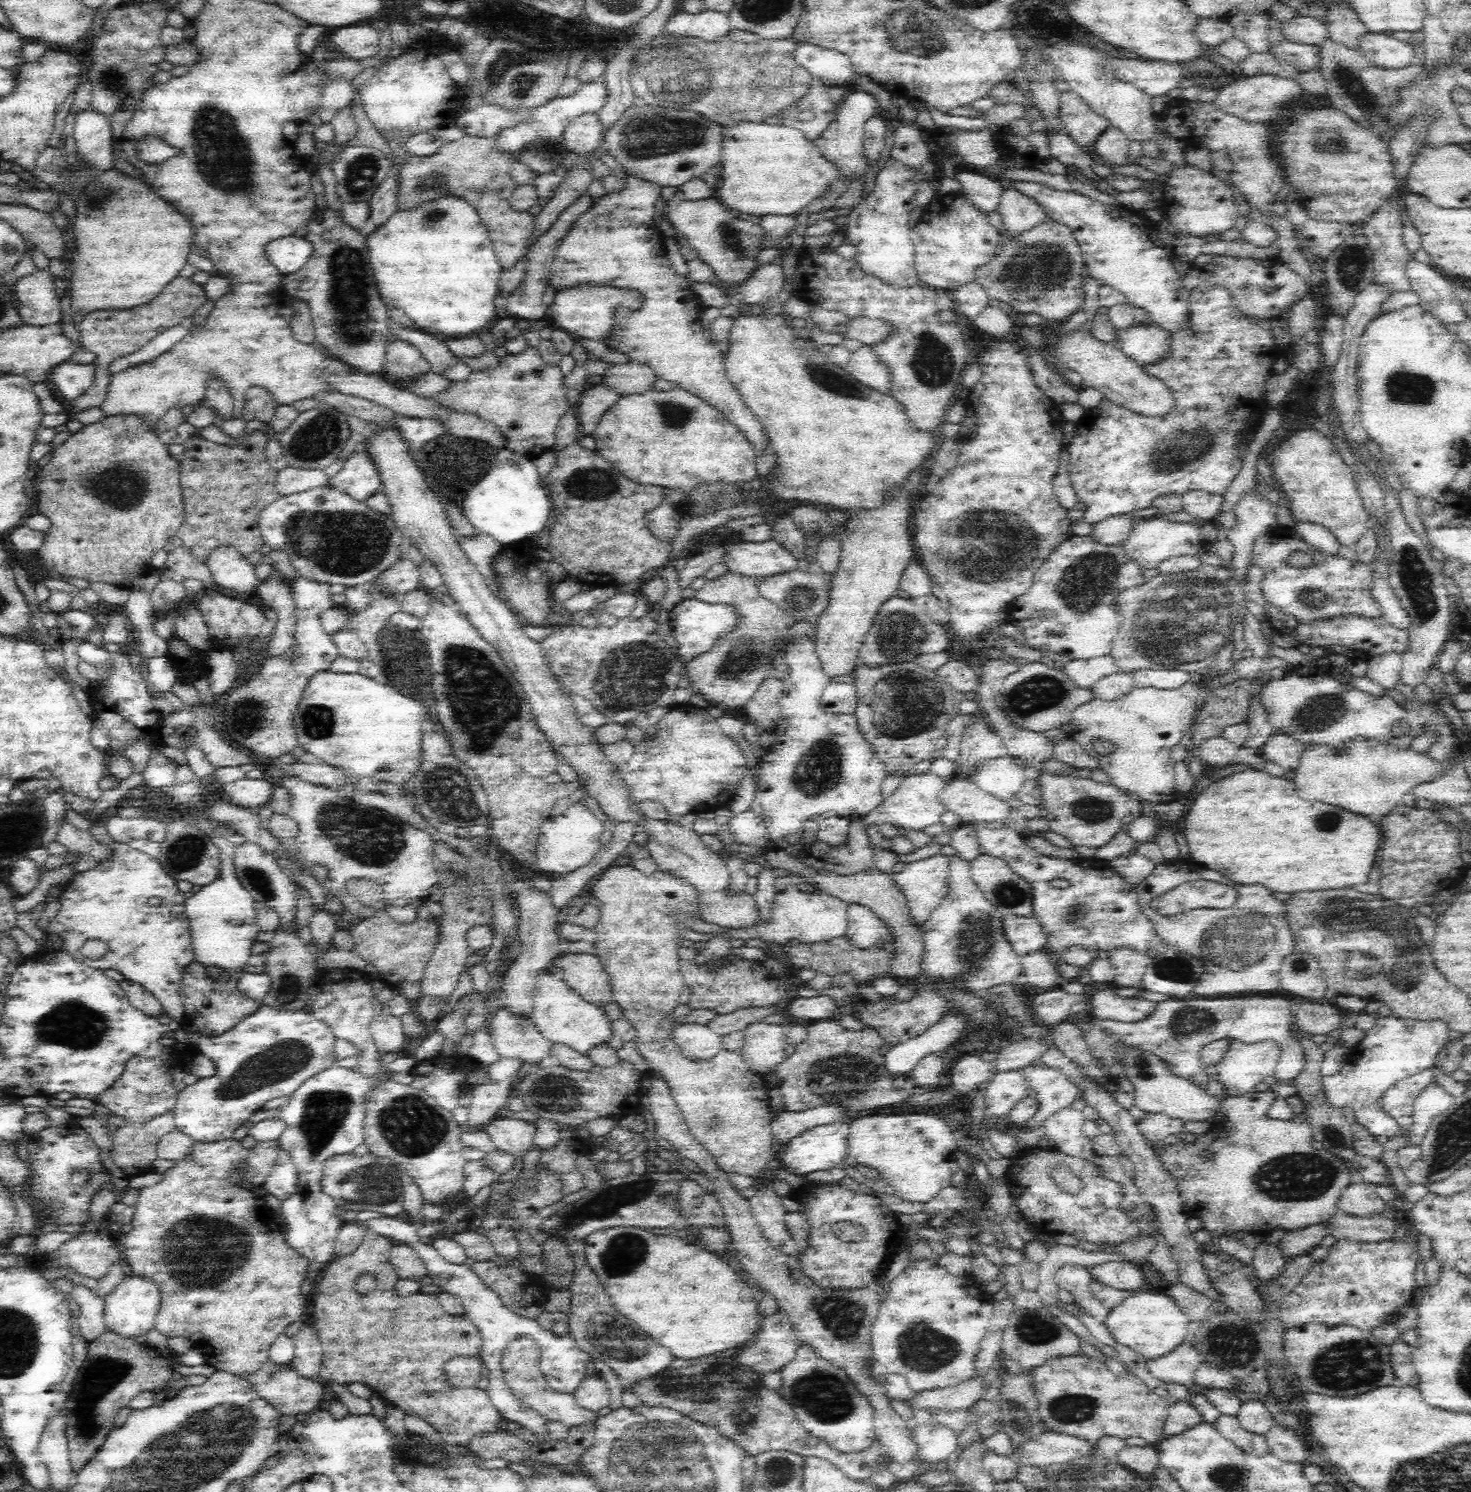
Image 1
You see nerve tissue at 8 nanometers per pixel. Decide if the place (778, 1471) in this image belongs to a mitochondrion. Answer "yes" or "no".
yes

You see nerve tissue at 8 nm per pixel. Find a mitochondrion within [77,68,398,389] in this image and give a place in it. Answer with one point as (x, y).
(224, 161)

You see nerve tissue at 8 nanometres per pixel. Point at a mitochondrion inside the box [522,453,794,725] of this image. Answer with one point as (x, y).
(630, 675)

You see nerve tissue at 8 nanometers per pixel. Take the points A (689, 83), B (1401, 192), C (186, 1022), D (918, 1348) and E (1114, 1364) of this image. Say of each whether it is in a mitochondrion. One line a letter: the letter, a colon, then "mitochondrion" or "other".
A: mitochondrion
B: other
C: other
D: mitochondrion
E: other

